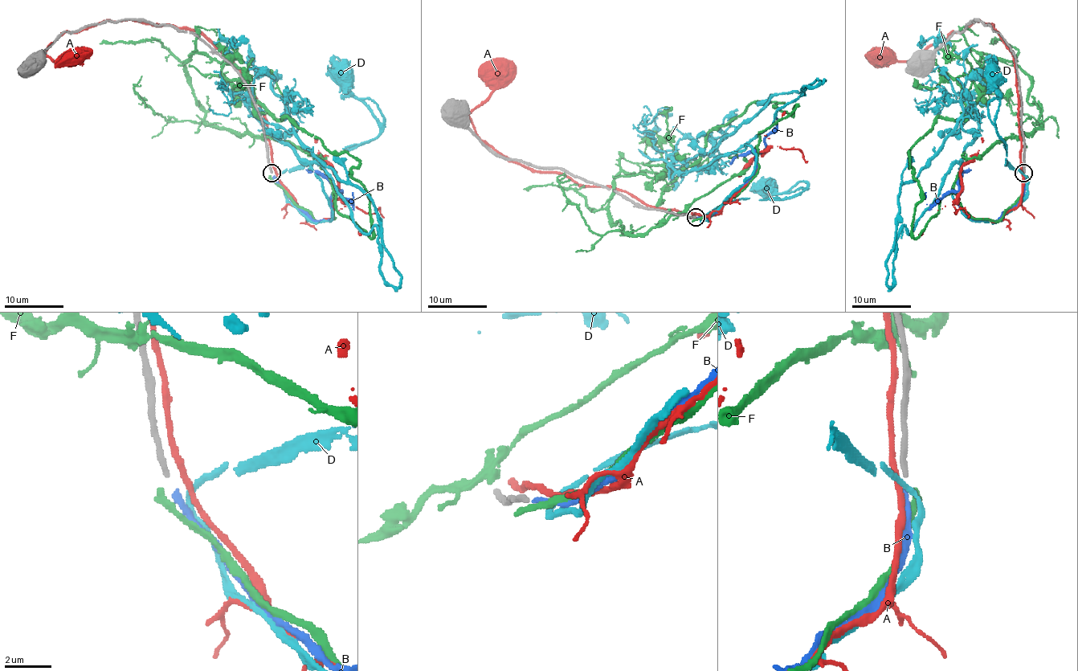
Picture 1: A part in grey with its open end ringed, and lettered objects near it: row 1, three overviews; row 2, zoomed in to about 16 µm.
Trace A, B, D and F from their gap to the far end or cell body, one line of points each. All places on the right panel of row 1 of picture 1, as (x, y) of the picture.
A: (1022, 172), (1014, 57), (993, 25), (978, 20), (961, 32), (952, 32), (911, 62), (879, 53)
B: (1024, 175), (1022, 197), (996, 221), (974, 219), (962, 209), (957, 202), (959, 188), (930, 206), (924, 193)
D: (1024, 175), (1006, 161), (1005, 142), (998, 133), (994, 119), (999, 106), (998, 78), (994, 73)
F: (1026, 175), (998, 221), (949, 193), (912, 237), (908, 151), (978, 88), (961, 39)

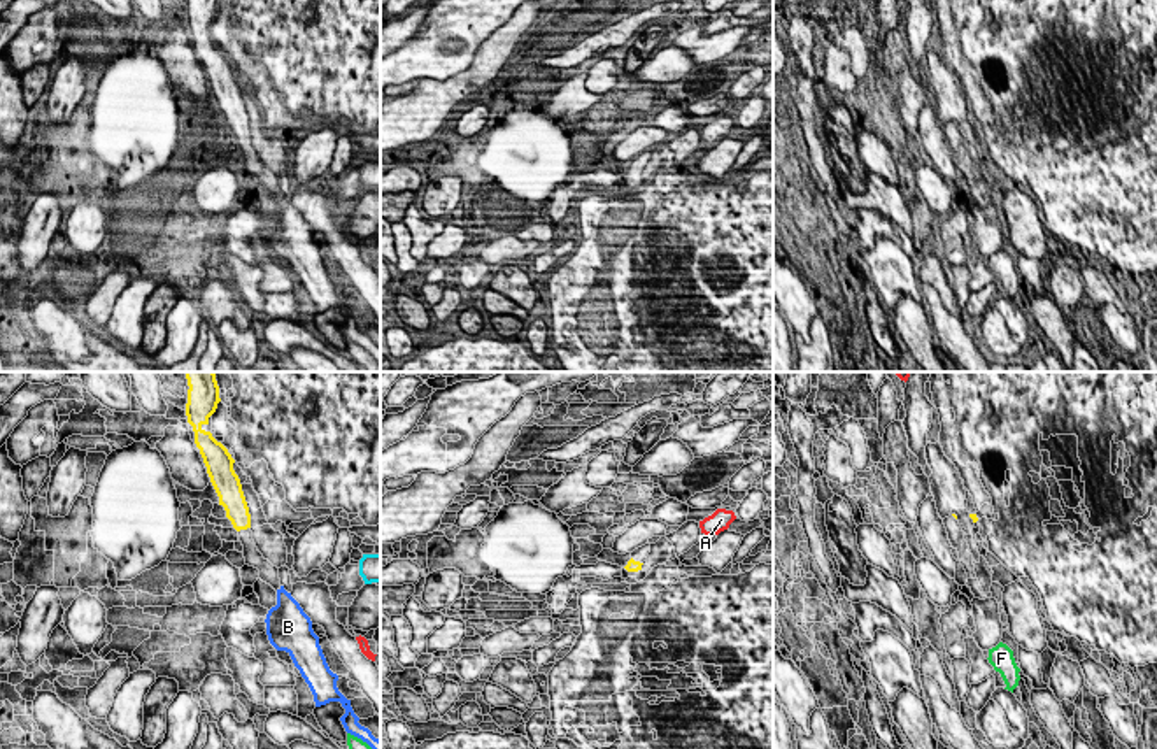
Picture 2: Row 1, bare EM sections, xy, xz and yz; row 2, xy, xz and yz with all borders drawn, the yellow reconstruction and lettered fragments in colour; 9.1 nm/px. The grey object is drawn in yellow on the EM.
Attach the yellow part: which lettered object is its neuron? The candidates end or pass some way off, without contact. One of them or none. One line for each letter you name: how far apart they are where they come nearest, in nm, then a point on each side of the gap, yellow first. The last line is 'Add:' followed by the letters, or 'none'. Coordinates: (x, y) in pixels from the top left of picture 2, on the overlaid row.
B: Distance 600 nm. Across: xy (249, 527), (281, 586)
Add: B

